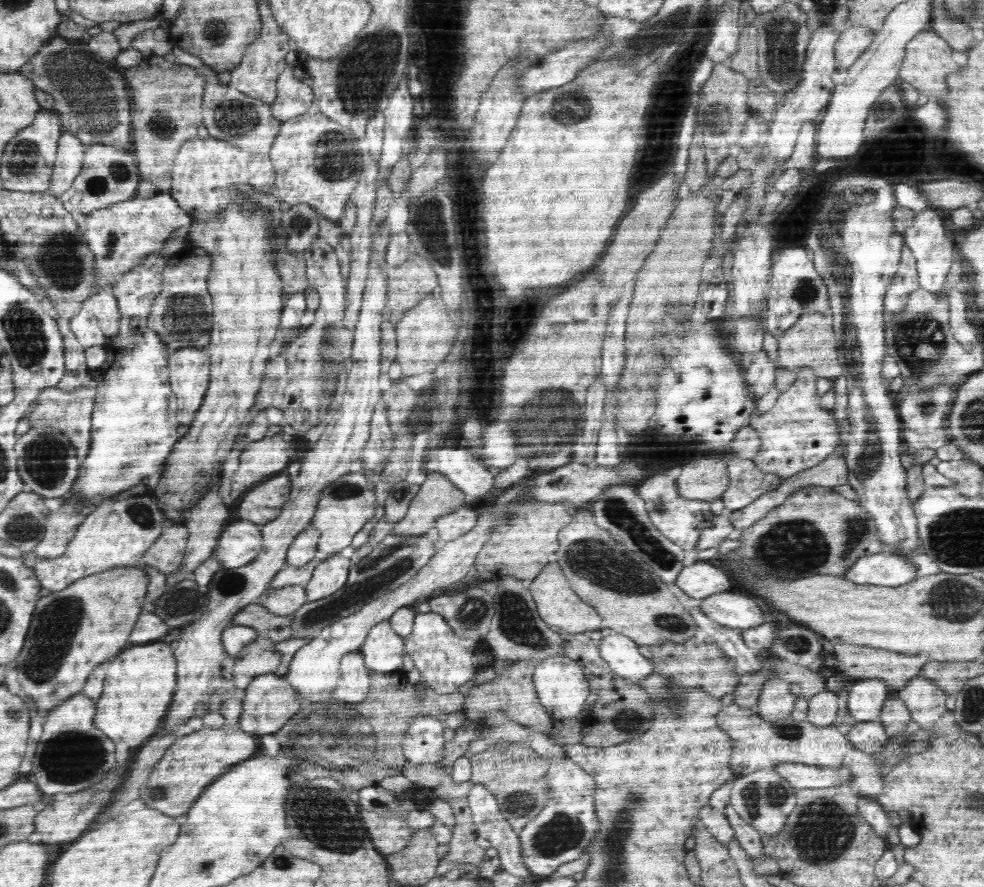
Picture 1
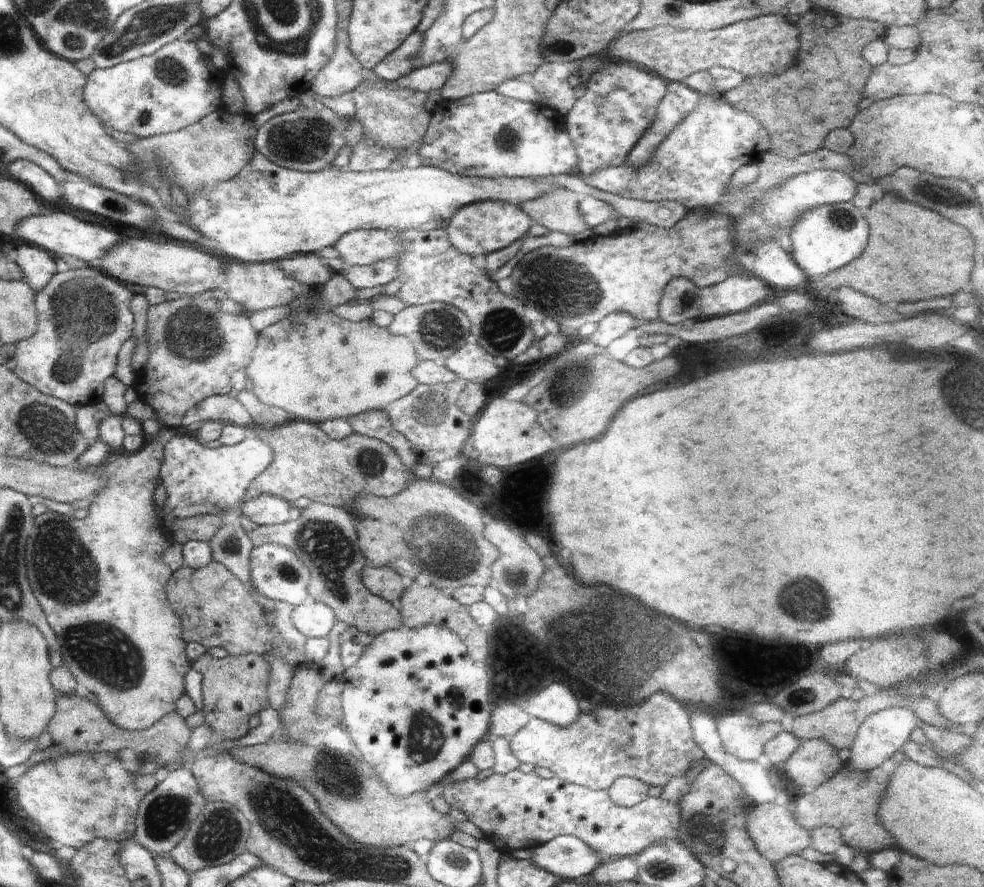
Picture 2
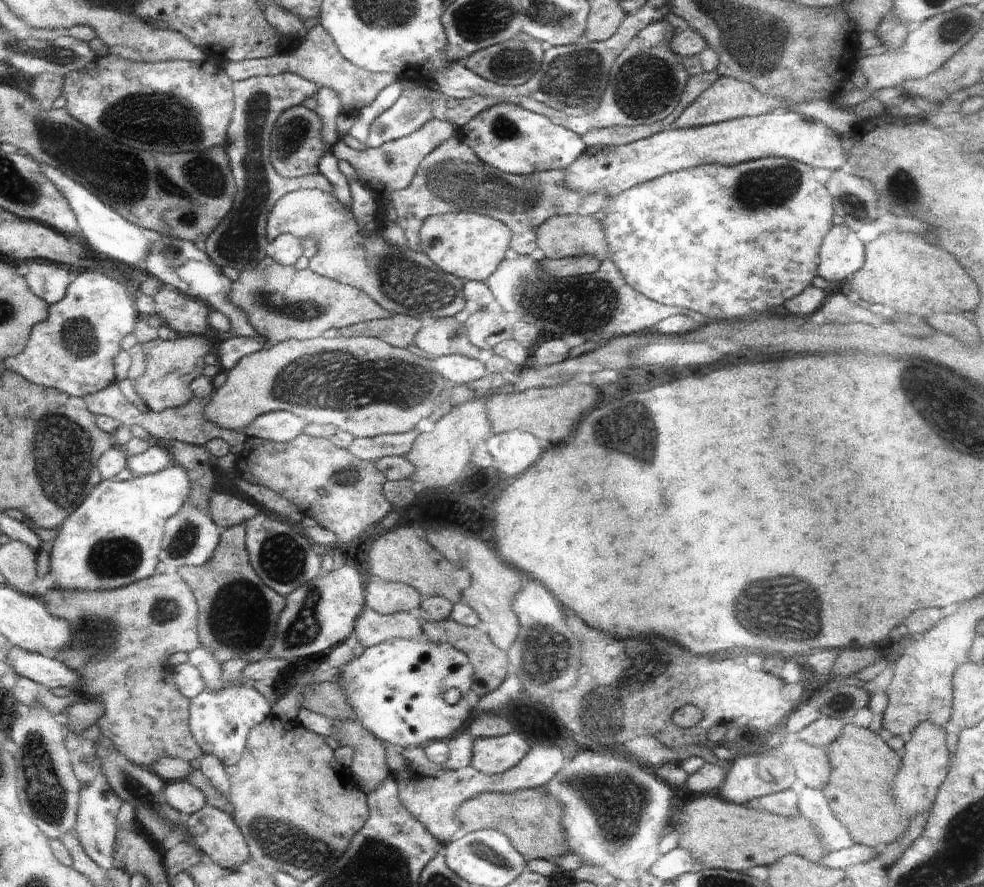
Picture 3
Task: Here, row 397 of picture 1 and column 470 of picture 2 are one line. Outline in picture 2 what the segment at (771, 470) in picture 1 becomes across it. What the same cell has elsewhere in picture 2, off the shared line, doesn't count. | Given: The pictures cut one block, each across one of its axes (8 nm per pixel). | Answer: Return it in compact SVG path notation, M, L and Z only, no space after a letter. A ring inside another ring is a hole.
M518 769L500 775L490 774L484 780L466 780L466 782L450 782L442 780L438 784L440 796L448 802L451 808L462 810L470 822L474 822L488 838L490 842L500 850L500 854L512 854L516 850L534 850L543 843L553 840L561 835L571 835L583 841L602 862L612 861L620 856L636 856L642 850L649 848L654 842L658 843L662 838L668 840L678 839L678 828L682 823L681 809L675 801L666 801L661 797L647 797L643 802L634 807L615 806L609 798L607 791L594 791L590 788L562 781L558 776L543 779L536 773L525 774Z

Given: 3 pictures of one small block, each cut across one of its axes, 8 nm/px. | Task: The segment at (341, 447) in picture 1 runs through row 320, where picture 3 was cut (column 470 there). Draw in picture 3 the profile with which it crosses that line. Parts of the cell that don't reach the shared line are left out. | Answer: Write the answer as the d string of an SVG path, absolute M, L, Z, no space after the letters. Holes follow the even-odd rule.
M464 355L437 357L434 368L438 374L448 378L449 385L468 384L484 376L484 364Z

